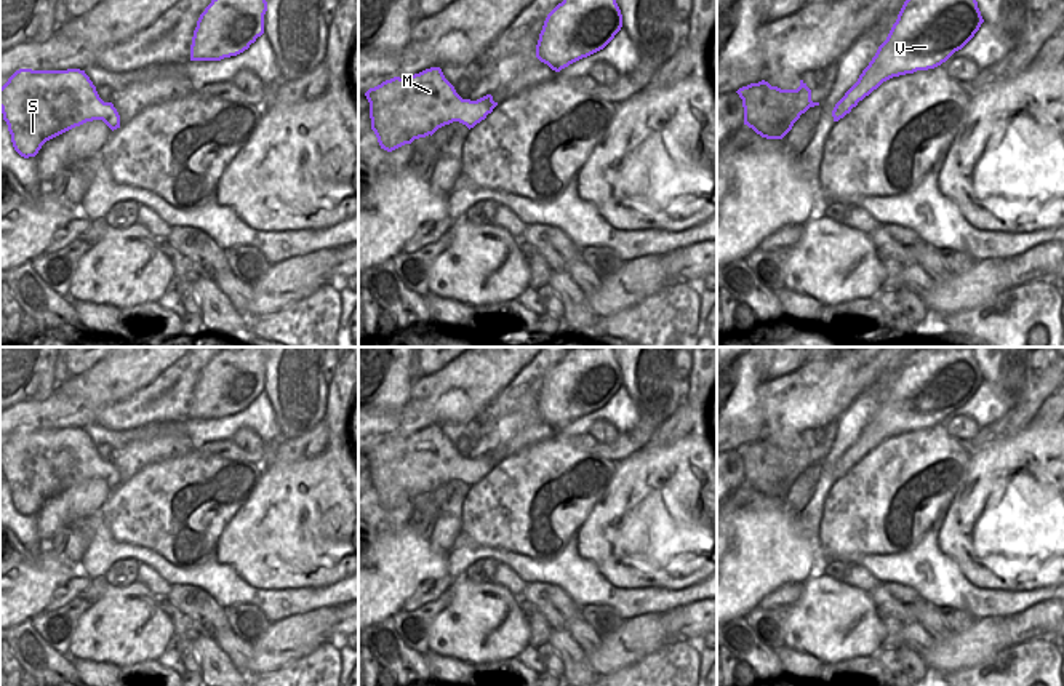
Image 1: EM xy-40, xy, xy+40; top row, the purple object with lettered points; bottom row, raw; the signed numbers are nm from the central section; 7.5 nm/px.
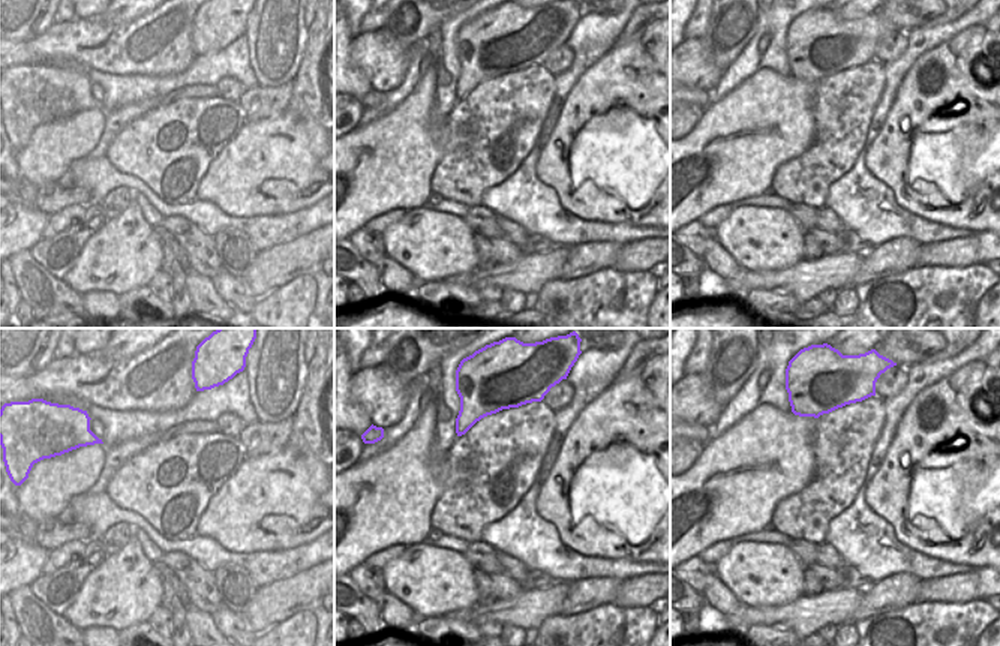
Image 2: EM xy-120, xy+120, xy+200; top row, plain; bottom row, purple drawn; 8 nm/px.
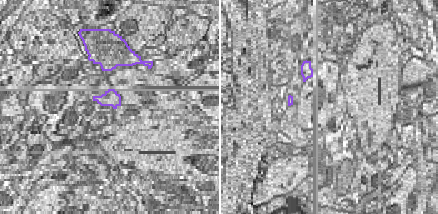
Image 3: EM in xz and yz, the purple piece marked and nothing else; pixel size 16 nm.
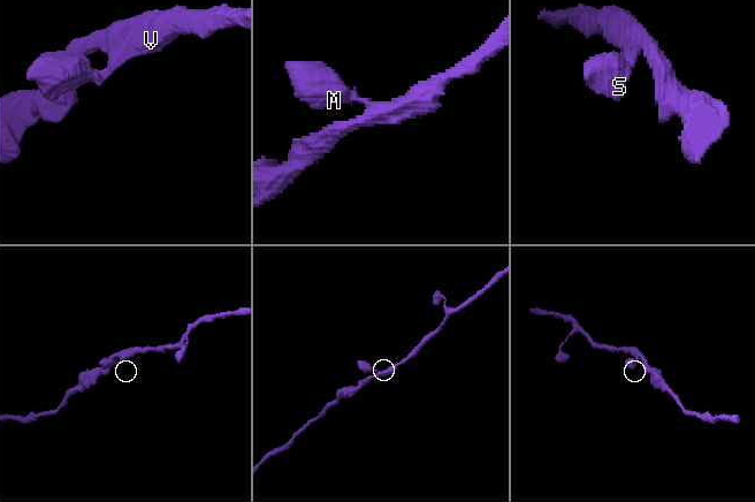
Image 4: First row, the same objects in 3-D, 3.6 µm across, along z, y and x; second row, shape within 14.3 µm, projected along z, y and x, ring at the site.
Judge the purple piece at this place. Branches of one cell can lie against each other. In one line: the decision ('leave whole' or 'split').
leave whole

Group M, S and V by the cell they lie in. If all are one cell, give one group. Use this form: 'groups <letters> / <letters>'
groups M S V

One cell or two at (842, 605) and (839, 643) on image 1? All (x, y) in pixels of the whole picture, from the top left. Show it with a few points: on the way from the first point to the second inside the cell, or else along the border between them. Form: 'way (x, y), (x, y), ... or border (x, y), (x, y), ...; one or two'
way (834, 614), (834, 634); one

